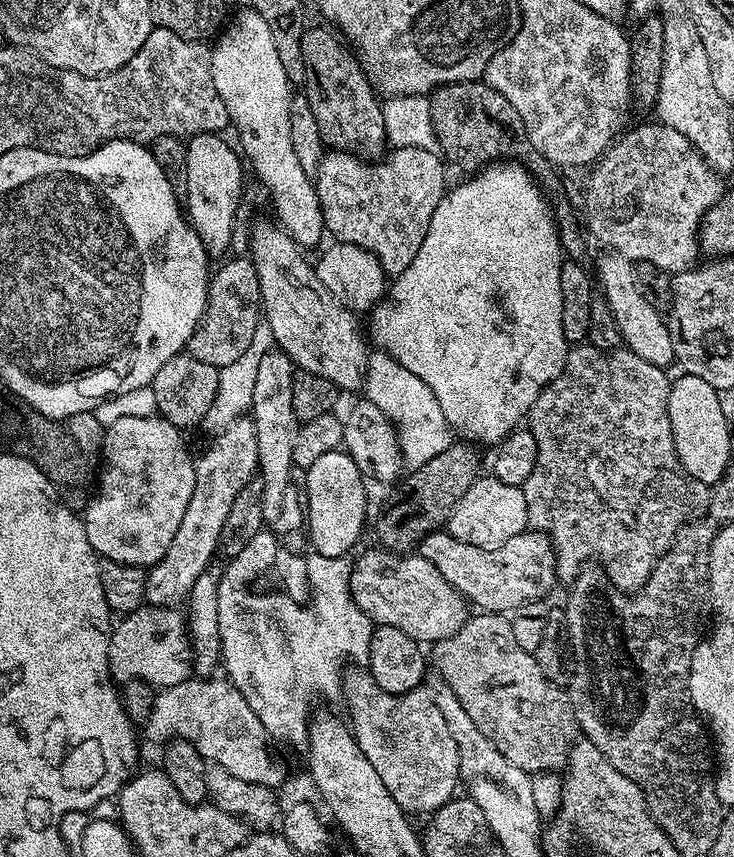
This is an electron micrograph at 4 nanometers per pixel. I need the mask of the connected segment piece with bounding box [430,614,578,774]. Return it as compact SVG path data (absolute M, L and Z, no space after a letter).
M472 614L468 620L455 632L450 638L436 641L430 652L430 660L436 663L439 679L445 680L450 686L450 690L454 690L454 694L458 698L458 702L462 702L466 714L470 714L470 718L474 718L474 726L478 726L478 730L482 730L482 734L486 734L486 738L490 742L494 742L494 746L507 760L514 762L514 766L518 766L522 771L535 774L538 772L556 772L563 769L568 763L568 755L572 753L572 746L578 739L578 725L576 715L572 709L572 702L568 698L567 691L557 681L546 678L546 674L542 674L542 670L538 666L535 655L526 650L522 650L522 646L518 646L518 642L514 642L514 630L512 629L512 621L504 614Z

